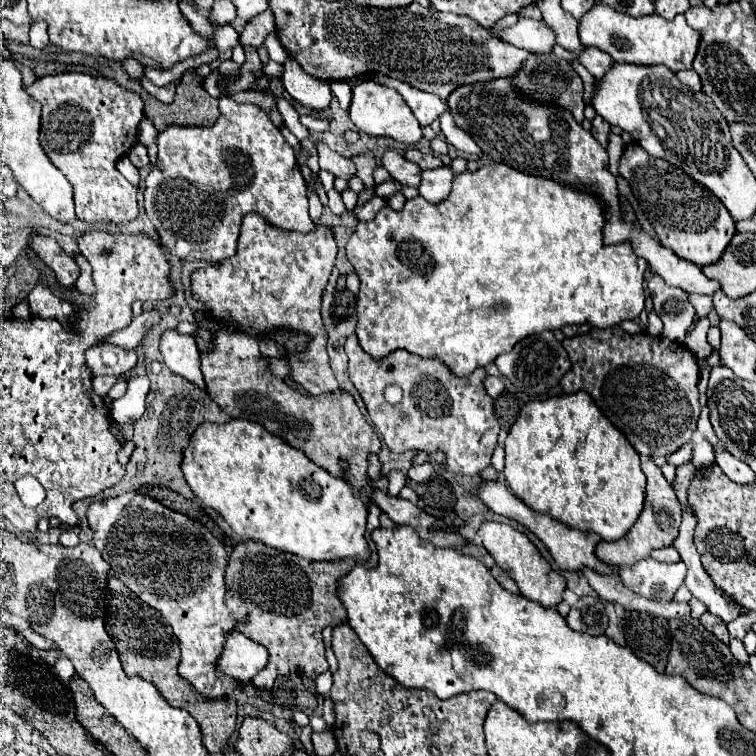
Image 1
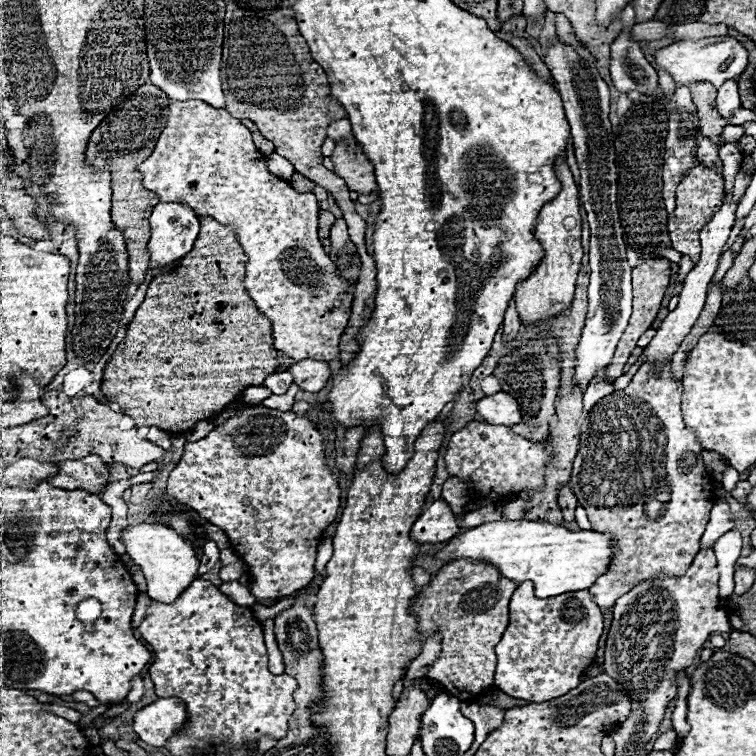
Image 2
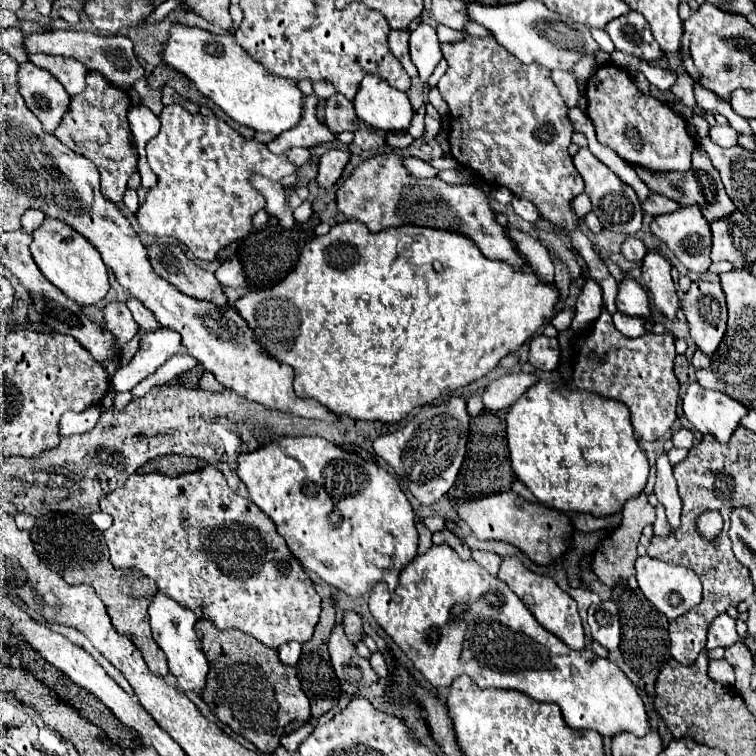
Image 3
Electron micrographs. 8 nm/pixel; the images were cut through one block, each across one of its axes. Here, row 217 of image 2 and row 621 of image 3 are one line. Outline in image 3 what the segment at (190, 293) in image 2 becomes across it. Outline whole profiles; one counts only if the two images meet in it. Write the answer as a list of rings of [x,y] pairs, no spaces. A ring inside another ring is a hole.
[[[198,620],[196,630],[202,632],[202,650],[210,662],[210,682],[202,692],[204,702],[208,704],[210,694],[210,708],[220,722],[252,742],[260,752],[272,754],[280,746],[286,724],[310,718],[310,700],[300,688],[296,668],[282,664],[276,650],[240,630],[218,630],[208,620]]]

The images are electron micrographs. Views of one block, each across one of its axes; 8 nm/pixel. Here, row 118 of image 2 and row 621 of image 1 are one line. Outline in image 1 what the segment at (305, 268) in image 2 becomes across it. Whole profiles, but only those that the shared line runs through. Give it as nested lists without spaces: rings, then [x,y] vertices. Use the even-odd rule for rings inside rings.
[[[138,492],[90,504],[88,522],[94,530],[94,546],[102,552],[114,576],[158,610],[172,626],[180,642],[180,676],[194,684],[208,700],[234,692],[240,682],[216,670],[226,636],[236,632],[236,620],[224,602],[226,546],[202,522]]]

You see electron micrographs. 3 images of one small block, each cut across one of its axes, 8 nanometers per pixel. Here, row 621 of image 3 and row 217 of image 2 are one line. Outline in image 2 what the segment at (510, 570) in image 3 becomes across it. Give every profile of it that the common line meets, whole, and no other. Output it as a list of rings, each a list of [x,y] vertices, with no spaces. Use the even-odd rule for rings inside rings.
[[[566,156],[556,158],[554,172],[562,184],[562,190],[554,200],[544,204],[534,228],[534,238],[540,242],[544,250],[544,258],[528,278],[516,284],[516,292],[514,292],[514,302],[522,324],[536,324],[538,320],[548,320],[552,316],[558,316],[562,310],[566,310],[574,298],[574,284],[580,270],[580,260],[582,260],[580,202],[578,202],[578,186],[570,174]]]

